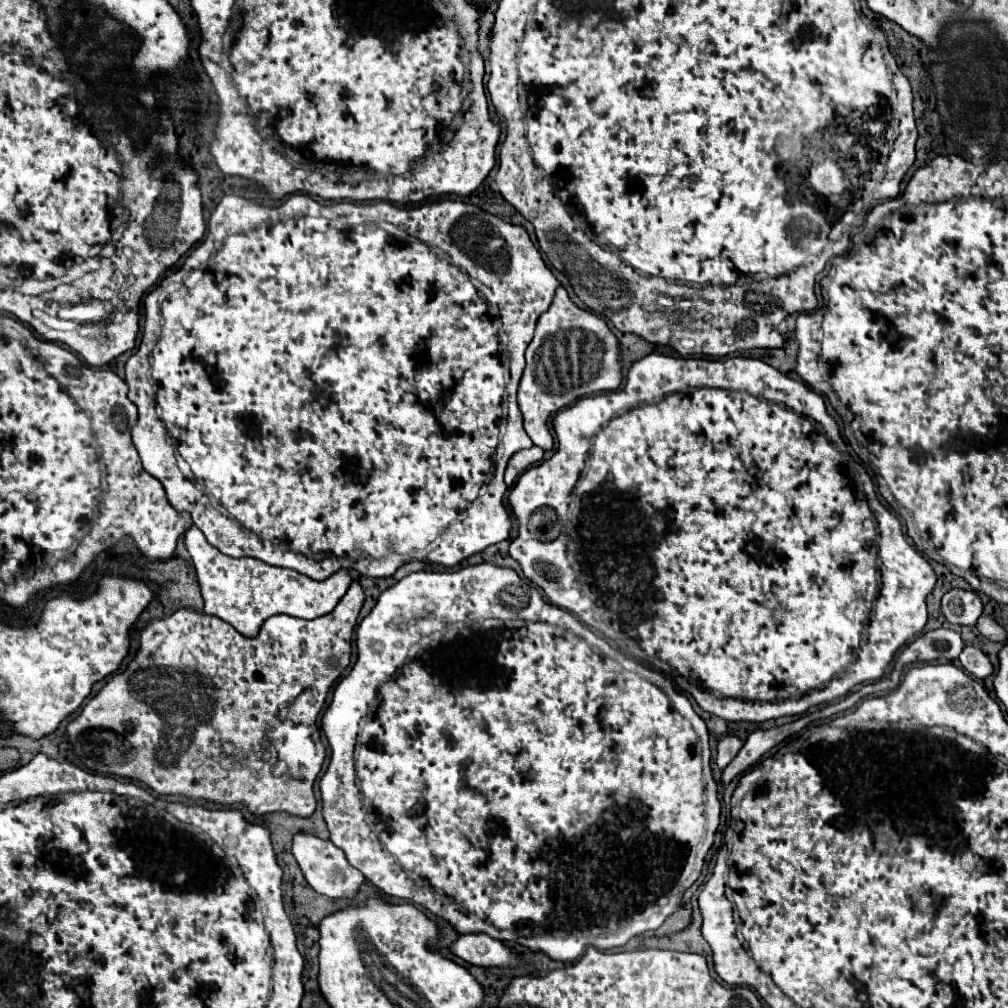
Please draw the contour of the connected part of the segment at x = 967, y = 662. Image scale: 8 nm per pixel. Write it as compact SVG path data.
M965 646L963 652L961 652L961 656L959 656L959 660L961 660L961 666L971 676L975 676L979 680L987 678L993 672L993 666L991 666L989 658L979 648L975 648L975 646Z

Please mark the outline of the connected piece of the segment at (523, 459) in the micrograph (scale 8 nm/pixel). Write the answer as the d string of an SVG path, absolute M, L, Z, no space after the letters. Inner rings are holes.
M533 446L533 448L529 448L529 450L521 450L521 452L513 454L513 458L511 458L509 464L507 464L505 482L507 482L509 486L513 486L513 482L515 482L527 468L531 468L531 466L537 464L537 462L541 462L541 458L543 458L543 450L541 450L539 446Z

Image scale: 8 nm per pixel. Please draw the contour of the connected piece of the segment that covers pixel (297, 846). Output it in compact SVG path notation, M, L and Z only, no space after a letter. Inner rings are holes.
M297 834L293 838L291 852L293 852L305 880L309 882L309 886L315 892L325 894L329 898L351 898L359 890L361 882L365 880L365 876L347 862L345 854L331 840L321 840L311 834Z

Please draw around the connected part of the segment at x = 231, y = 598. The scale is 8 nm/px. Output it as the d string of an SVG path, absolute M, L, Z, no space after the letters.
M191 526L185 532L185 546L197 570L197 580L205 600L203 610L229 622L233 628L249 638L257 636L261 624L273 614L289 614L305 620L329 614L351 584L351 576L347 570L339 570L327 580L319 582L295 570L263 564L263 560L229 558L221 554L215 546L211 546L197 526Z

